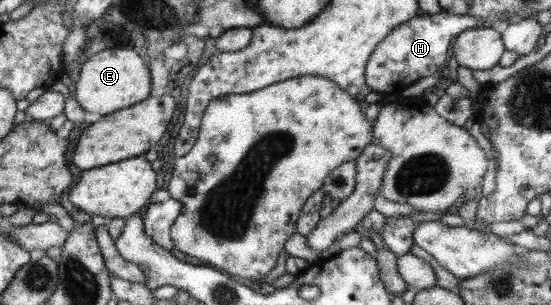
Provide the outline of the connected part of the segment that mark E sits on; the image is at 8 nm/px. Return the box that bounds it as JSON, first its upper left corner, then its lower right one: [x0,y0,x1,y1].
[72,48,152,117]

